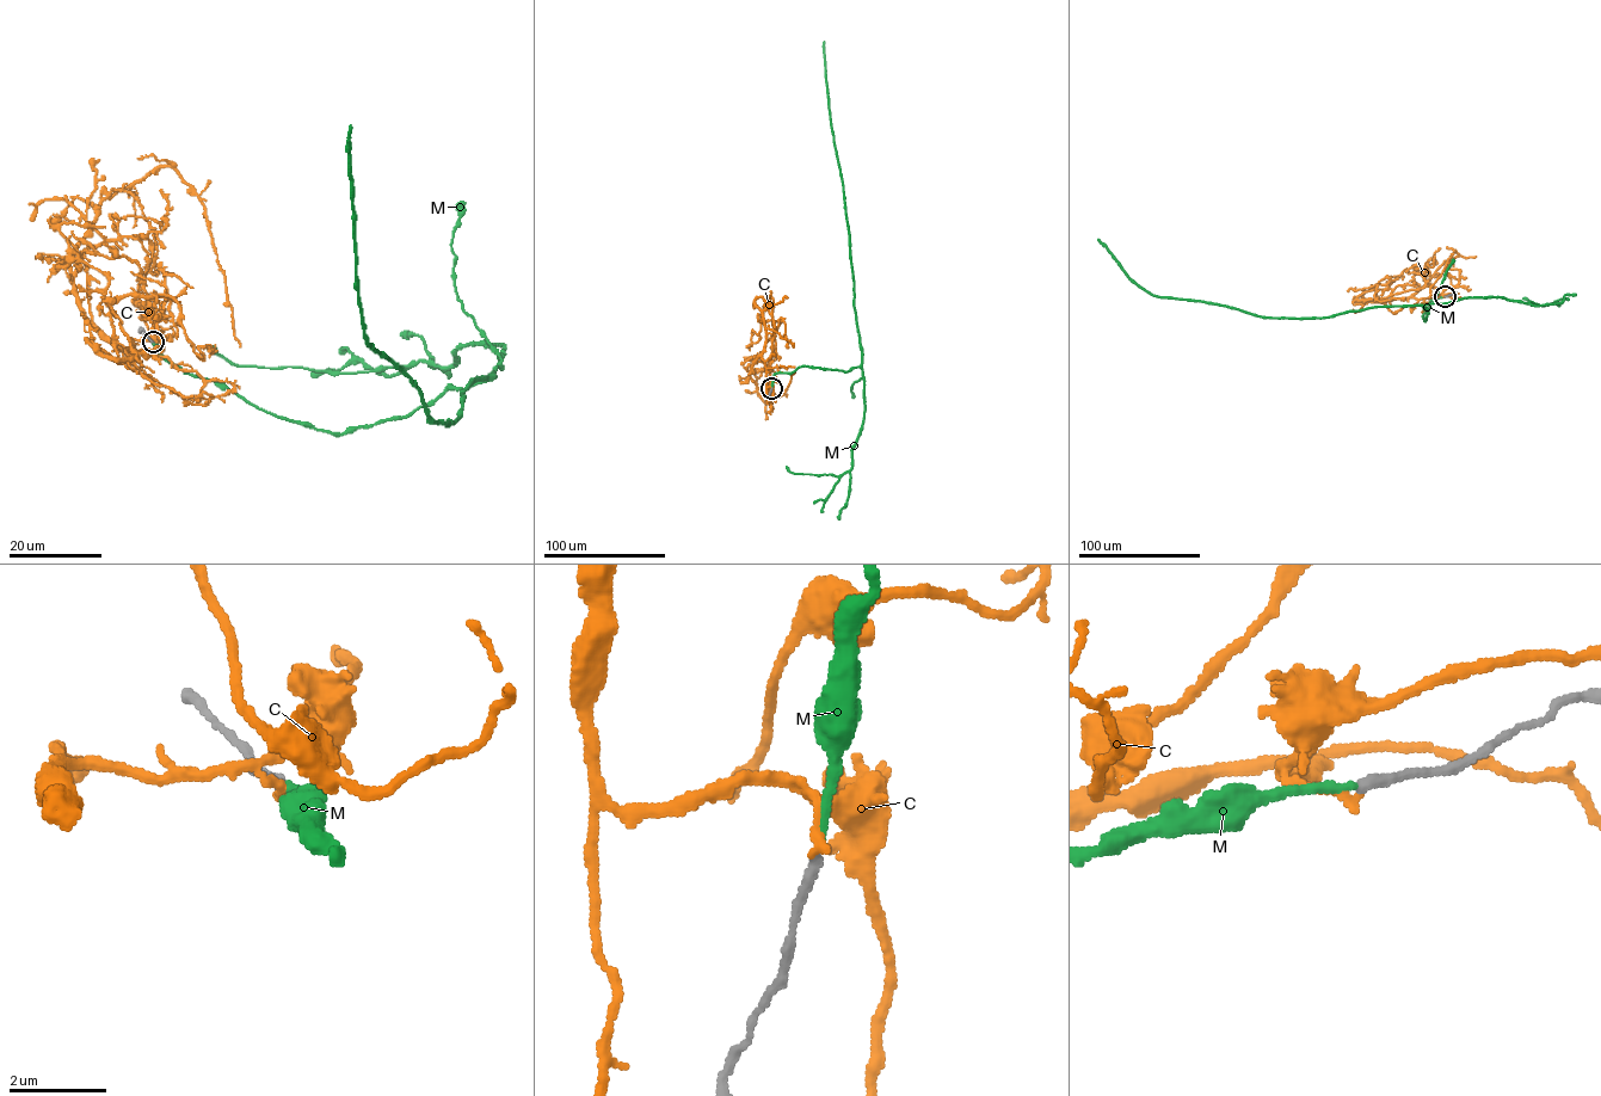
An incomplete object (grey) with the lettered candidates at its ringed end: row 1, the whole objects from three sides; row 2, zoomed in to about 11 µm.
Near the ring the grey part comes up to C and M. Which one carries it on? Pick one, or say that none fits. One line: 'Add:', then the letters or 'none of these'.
Add: M

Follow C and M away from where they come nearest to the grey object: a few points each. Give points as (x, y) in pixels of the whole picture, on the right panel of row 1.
C: (1445, 296), (1367, 301), (1360, 296), (1354, 300), (1386, 297), (1426, 287), (1455, 287), (1459, 271), (1446, 269)
M: (1445, 296), (1432, 300), (1424, 321), (1428, 311), (1422, 305), (1263, 316), (1152, 295), (1098, 239)

